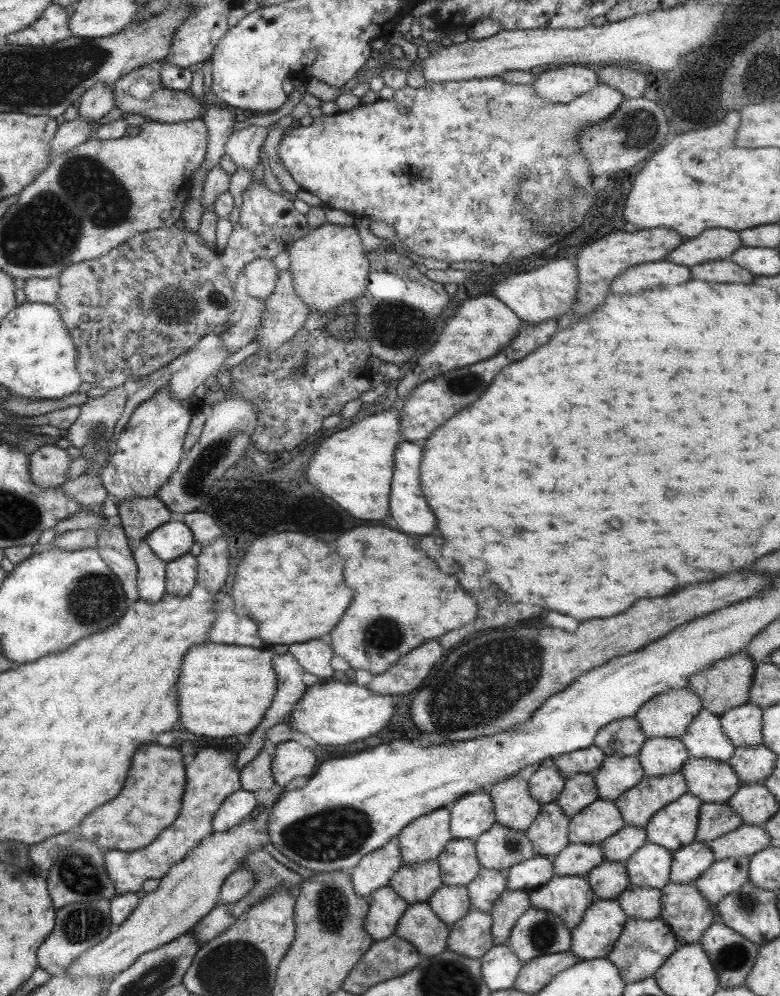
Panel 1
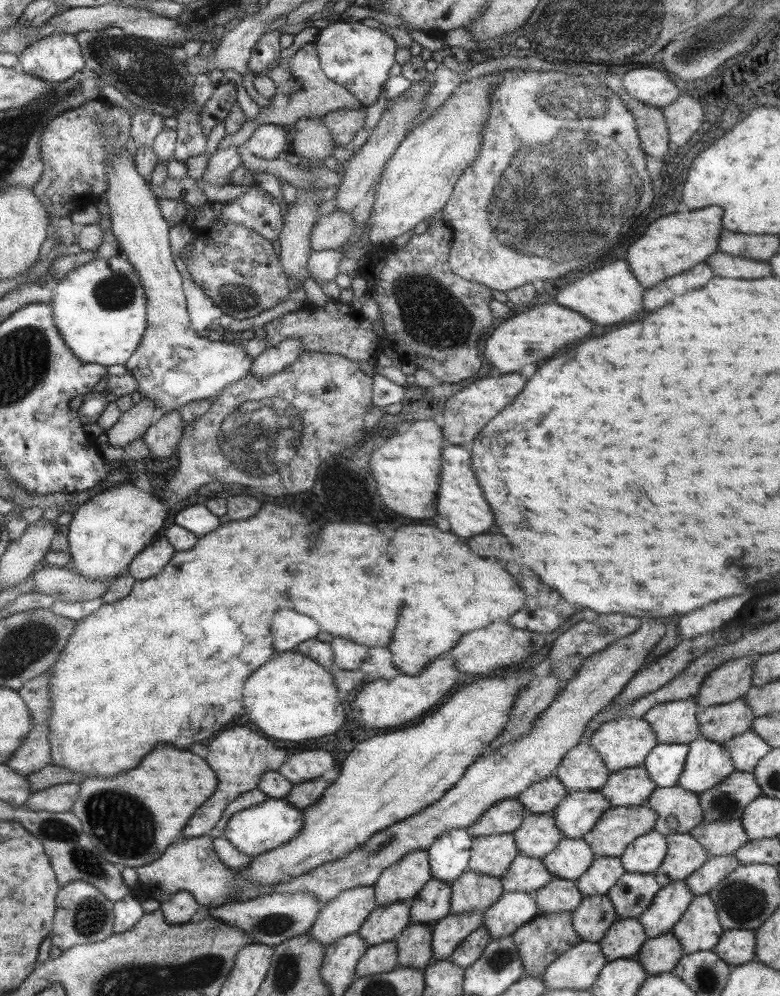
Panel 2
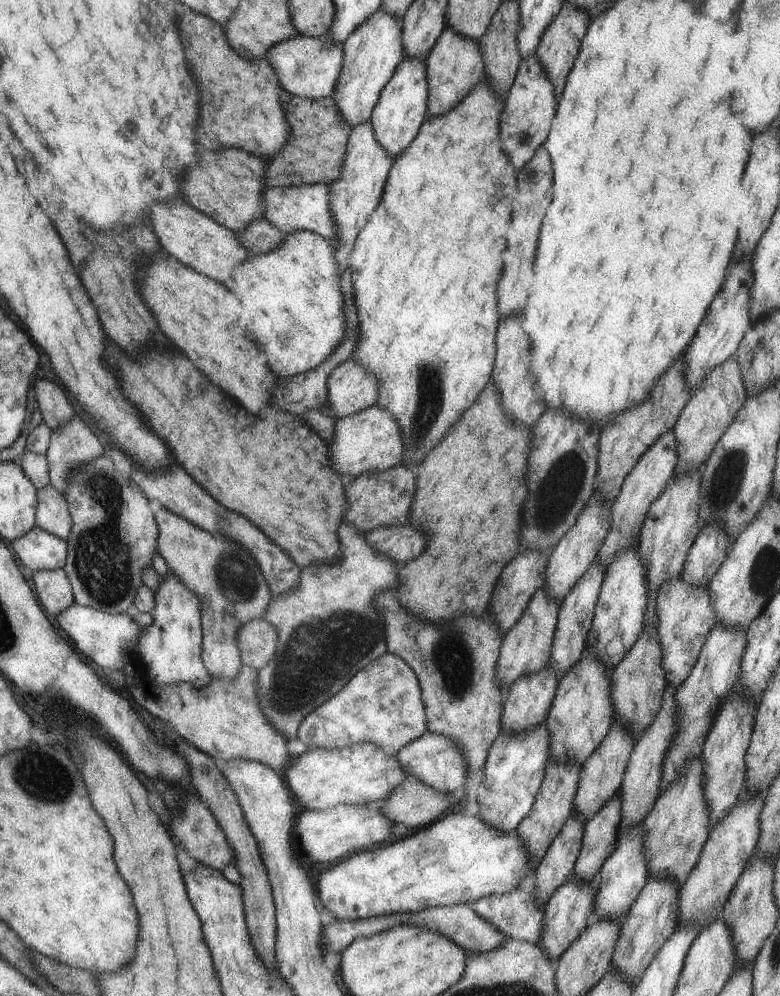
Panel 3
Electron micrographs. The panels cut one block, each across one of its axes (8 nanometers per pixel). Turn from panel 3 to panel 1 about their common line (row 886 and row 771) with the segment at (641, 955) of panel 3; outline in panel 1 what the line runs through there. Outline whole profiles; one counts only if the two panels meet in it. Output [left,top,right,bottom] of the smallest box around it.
[636,738,689,776]

